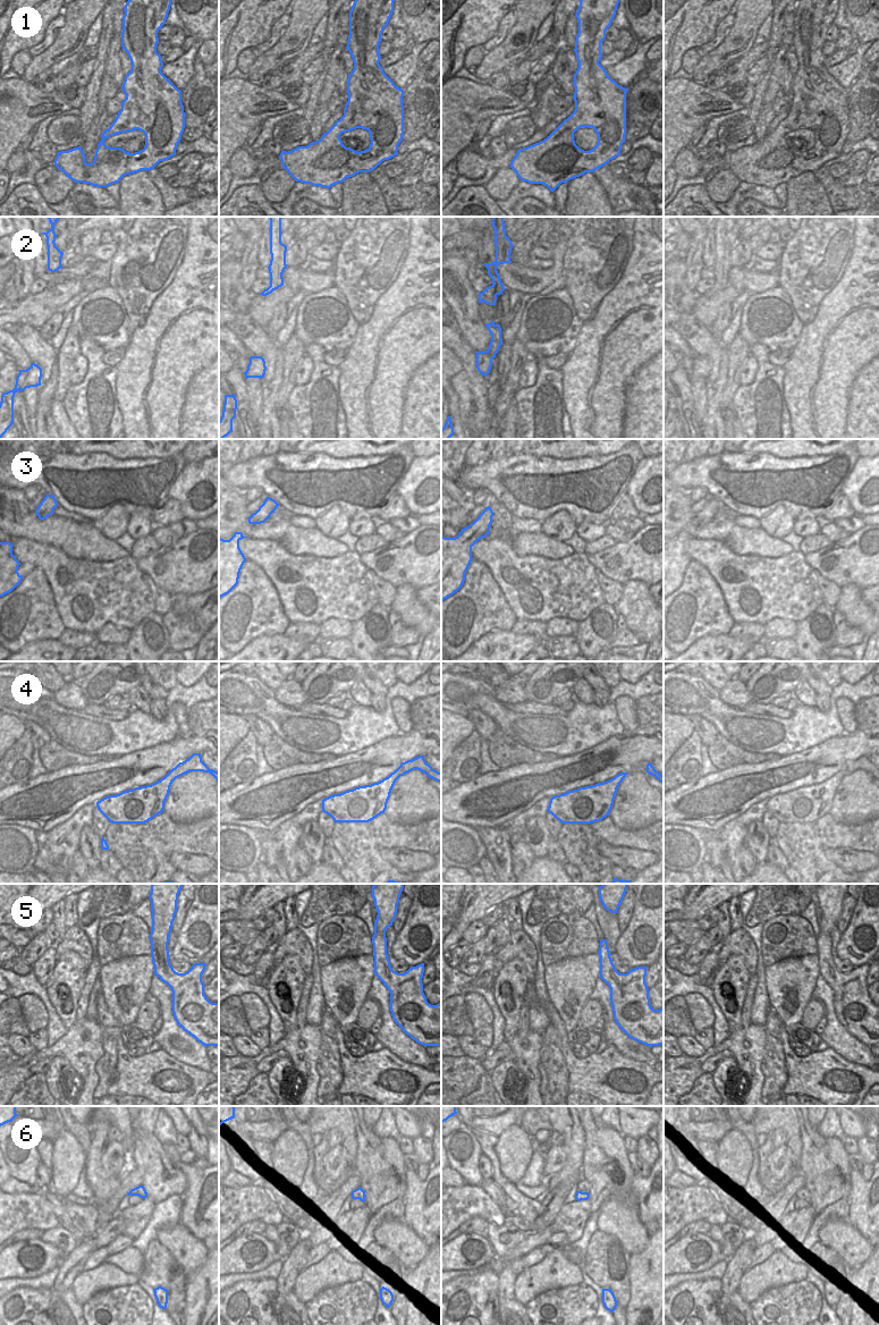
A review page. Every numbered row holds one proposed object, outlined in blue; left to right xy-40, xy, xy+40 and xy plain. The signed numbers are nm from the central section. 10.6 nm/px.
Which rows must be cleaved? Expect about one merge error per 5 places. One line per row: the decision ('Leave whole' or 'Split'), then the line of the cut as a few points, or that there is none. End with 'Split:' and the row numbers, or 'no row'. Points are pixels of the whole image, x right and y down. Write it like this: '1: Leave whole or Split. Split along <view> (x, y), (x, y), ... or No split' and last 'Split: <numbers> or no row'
1: Leave whole. No split
2: Leave whole. No split
3: Leave whole. No split
4: Leave whole. No split
5: Leave whole. No split
6: Split. Split along xy (364, 1193), (360, 1199)
Split: 6.

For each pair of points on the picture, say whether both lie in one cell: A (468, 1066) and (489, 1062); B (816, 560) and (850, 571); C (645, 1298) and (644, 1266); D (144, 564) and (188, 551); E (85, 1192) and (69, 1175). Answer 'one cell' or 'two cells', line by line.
A: two cells
B: one cell
C: one cell
D: one cell
E: two cells

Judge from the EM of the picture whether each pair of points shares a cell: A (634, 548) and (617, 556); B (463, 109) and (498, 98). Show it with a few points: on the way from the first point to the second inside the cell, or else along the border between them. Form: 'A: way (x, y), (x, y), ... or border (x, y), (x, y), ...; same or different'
A: way (630, 553), (626, 556), (622, 556); same
B: way (472, 102), (489, 101); same

